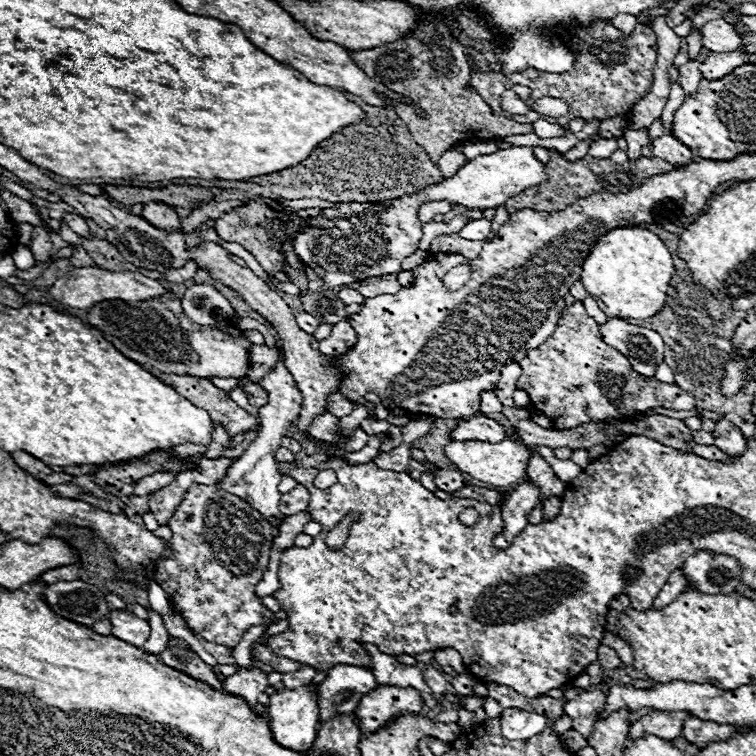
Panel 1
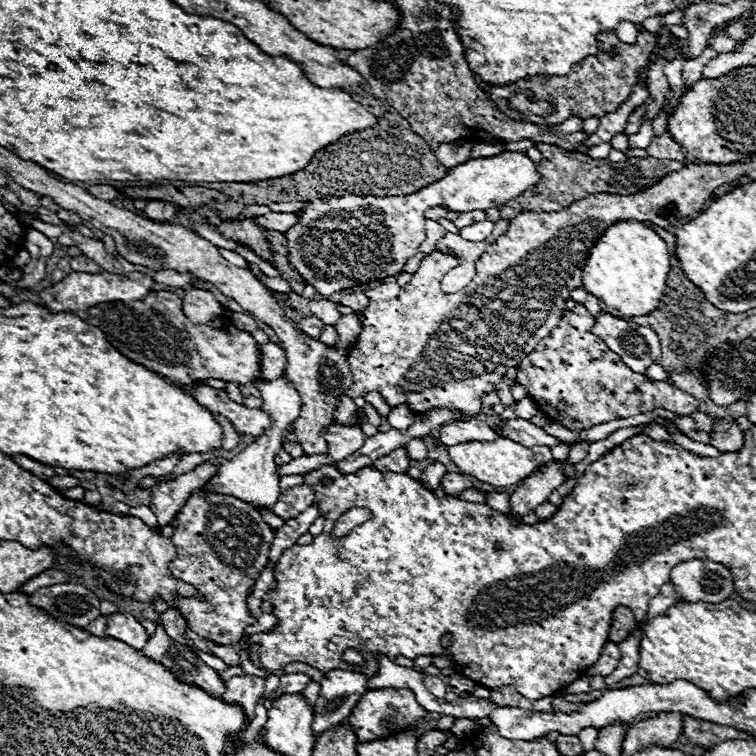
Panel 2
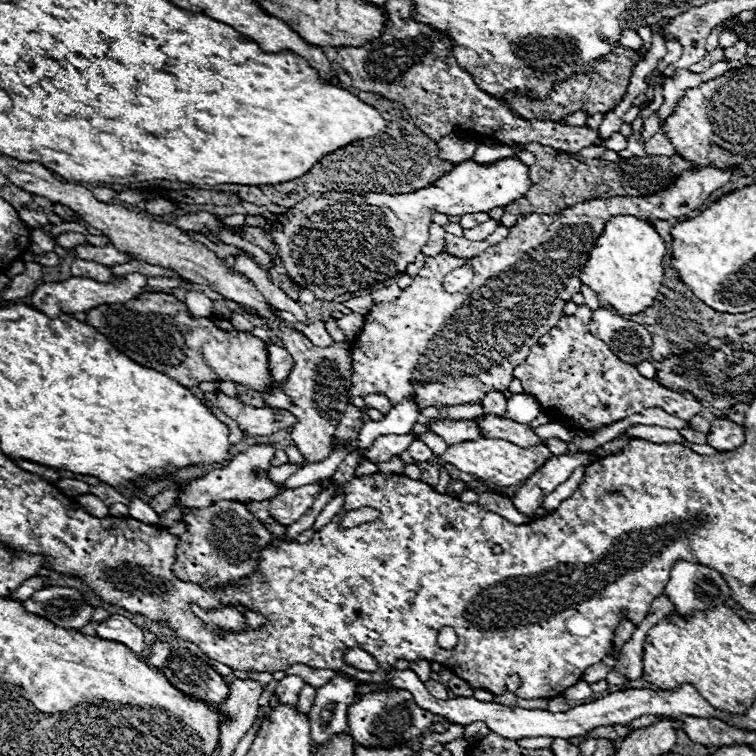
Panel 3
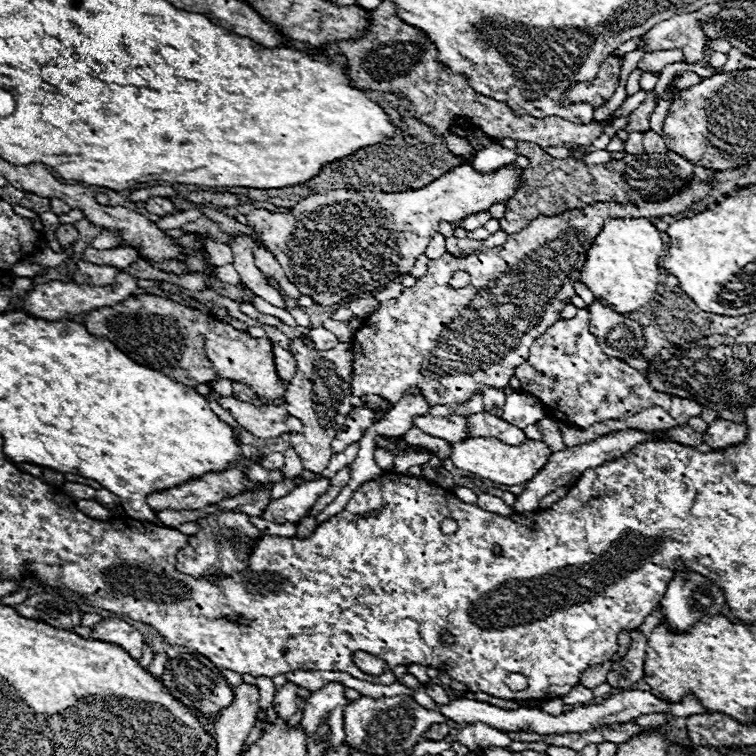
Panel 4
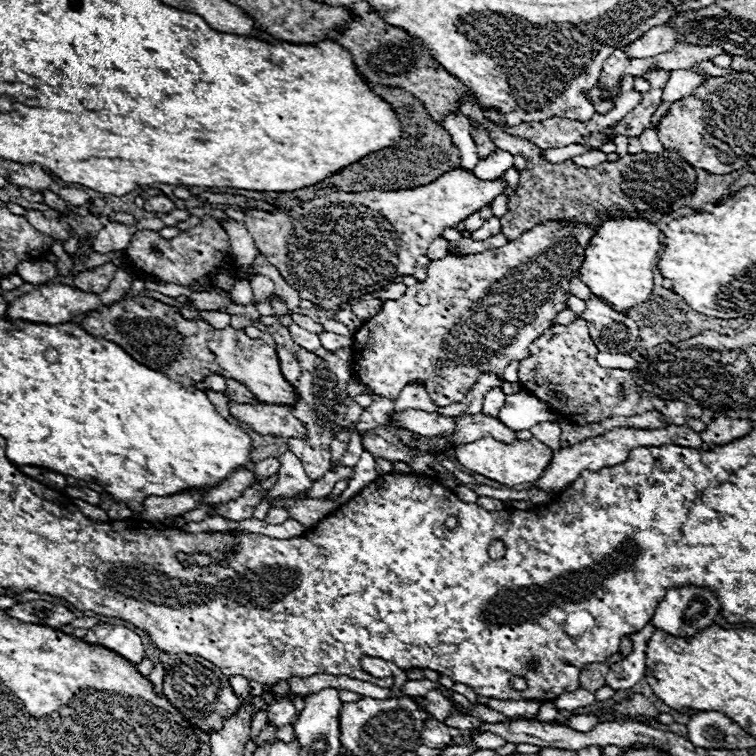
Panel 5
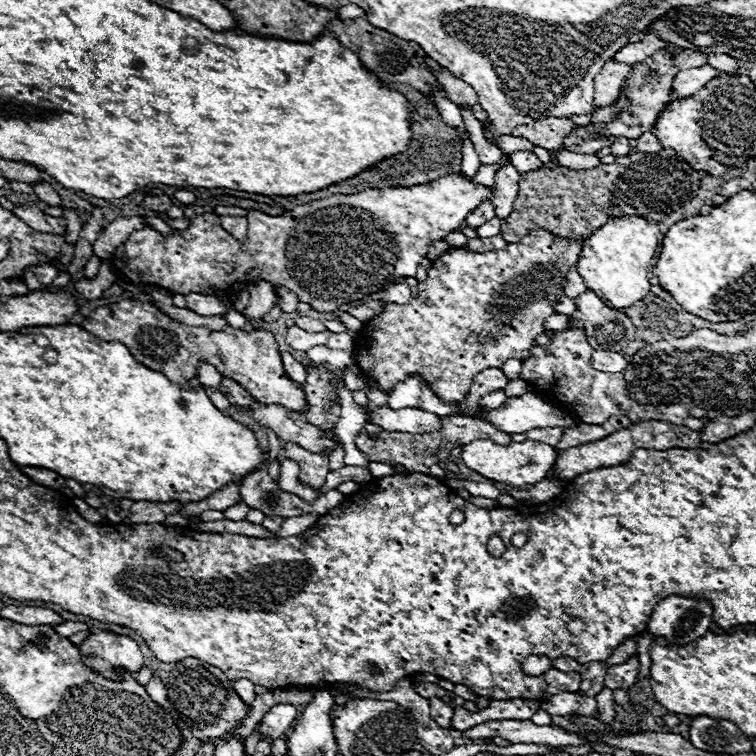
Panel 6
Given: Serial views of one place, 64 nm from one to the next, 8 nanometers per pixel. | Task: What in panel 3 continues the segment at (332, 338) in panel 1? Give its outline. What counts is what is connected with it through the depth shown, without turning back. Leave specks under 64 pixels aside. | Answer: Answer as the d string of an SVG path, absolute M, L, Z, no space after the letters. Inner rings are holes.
M352 312L352 314L348 314L348 316L338 318L336 324L344 330L344 334L348 336L348 340L354 340L354 336L356 336L356 334L362 330L362 326L364 326L364 316Z

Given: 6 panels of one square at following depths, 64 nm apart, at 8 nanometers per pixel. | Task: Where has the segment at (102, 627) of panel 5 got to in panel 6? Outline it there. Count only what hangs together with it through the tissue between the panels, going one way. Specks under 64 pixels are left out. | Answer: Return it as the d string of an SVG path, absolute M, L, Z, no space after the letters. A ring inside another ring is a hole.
M110 630L90 632L88 638L80 644L80 650L86 656L84 662L102 674L104 670L114 670L116 666L122 666L130 672L138 672L144 664L138 642L130 636L116 634Z

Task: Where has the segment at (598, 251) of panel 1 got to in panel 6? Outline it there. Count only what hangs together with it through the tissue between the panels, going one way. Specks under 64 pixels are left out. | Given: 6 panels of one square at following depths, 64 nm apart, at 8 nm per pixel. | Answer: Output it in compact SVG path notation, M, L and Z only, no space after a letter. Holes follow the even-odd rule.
M622 216L610 218L604 226L600 226L582 248L582 256L578 260L578 274L590 290L594 290L602 300L606 300L612 308L622 310L640 302L650 292L650 264L660 246L660 230L658 224L648 222L640 216Z

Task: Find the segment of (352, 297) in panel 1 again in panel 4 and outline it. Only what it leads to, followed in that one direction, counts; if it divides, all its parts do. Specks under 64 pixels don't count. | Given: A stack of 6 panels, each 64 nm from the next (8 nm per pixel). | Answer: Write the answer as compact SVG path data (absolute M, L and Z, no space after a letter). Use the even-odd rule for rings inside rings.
M370 296L370 298L360 298L360 300L350 302L348 308L350 308L356 316L360 316L360 318L368 318L368 316L378 308L378 300L376 300L374 296Z

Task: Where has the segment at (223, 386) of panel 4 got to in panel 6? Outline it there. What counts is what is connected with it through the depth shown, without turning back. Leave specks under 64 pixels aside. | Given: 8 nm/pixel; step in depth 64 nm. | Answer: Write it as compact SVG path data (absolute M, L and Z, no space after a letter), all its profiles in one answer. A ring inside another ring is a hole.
M200 364L198 368L198 380L204 384L204 386L210 386L210 388L216 388L220 382L222 382L222 374L210 366L210 364Z

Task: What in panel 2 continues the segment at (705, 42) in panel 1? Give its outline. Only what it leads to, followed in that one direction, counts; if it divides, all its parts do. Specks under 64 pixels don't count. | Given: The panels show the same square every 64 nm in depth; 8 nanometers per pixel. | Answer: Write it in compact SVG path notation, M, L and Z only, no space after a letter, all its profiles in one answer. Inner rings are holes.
M718 32L718 34L708 34L708 46L724 54L724 52L732 52L732 46L736 46L736 42L730 36L726 36L726 32Z

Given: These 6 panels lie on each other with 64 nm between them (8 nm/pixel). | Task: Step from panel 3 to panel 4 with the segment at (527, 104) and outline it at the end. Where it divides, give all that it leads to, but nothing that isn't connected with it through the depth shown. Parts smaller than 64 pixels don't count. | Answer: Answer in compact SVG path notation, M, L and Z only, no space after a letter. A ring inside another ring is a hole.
M612 54L610 58L606 58L606 62L602 62L596 78L592 78L590 82L572 84L570 90L562 94L562 102L586 102L594 106L594 110L604 106L612 98L618 86L620 70L622 70L622 58Z

